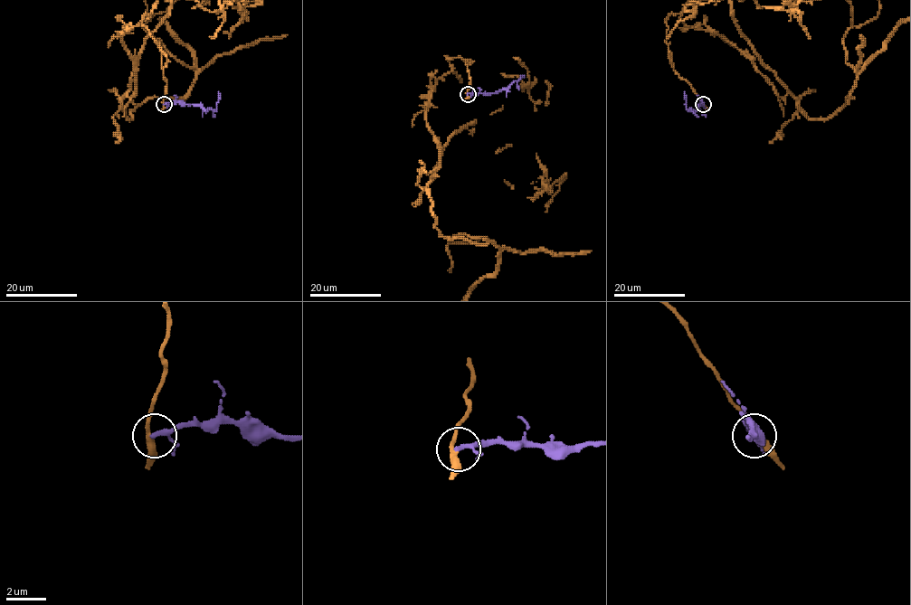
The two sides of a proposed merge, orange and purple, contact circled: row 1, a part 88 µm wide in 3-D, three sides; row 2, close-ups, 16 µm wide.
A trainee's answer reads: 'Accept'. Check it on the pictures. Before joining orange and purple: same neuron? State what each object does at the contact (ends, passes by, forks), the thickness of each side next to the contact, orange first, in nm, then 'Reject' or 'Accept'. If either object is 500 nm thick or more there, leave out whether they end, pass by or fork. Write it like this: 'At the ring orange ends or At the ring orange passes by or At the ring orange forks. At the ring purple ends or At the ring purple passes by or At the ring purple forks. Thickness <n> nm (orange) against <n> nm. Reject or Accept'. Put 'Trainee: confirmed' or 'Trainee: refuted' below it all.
At the ring orange passes by. At the ring purple passes by. Thickness 280 nm (orange) against 180 nm. Reject
Trainee: refuted

